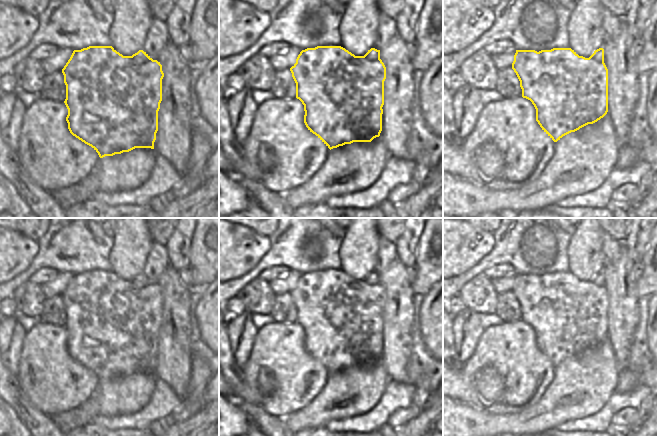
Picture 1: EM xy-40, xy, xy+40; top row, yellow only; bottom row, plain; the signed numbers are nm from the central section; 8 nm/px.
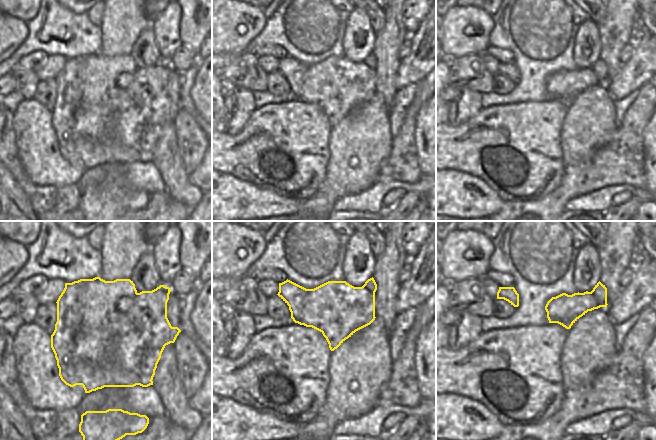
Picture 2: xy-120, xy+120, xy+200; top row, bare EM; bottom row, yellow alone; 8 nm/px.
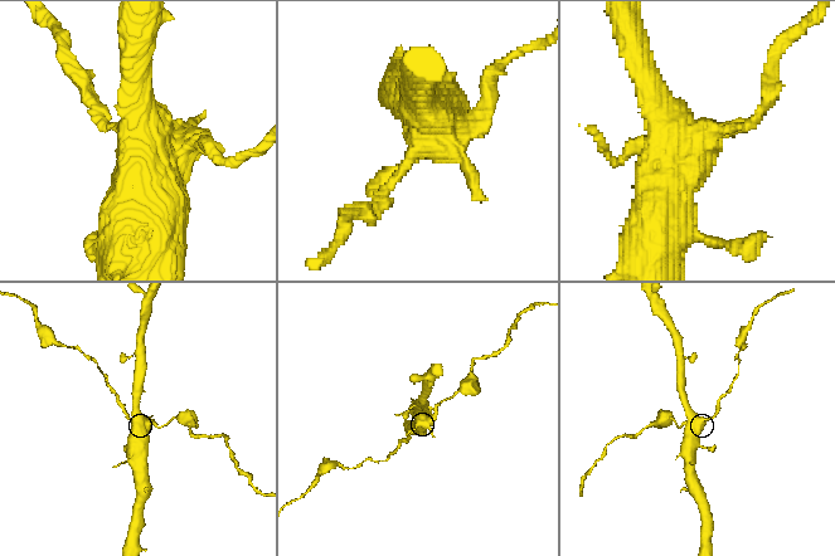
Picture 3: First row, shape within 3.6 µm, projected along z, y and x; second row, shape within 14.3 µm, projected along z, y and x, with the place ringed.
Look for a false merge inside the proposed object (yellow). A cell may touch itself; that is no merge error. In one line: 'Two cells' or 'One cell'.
Two cells

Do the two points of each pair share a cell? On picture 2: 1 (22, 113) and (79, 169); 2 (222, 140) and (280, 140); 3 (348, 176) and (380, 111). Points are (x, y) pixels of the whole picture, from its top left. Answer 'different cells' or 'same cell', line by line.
1: same cell
2: same cell
3: same cell

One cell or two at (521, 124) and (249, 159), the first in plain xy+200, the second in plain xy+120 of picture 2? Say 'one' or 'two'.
one

